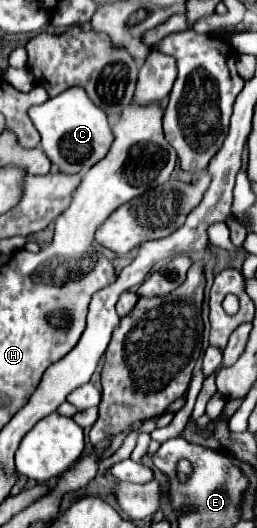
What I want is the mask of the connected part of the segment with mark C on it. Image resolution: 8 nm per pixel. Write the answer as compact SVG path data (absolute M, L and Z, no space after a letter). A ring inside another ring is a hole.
M70 87L62 95L56 95L42 105L30 107L28 115L42 137L42 149L46 157L54 165L58 165L62 173L88 171L94 163L104 159L106 153L110 151L114 133L108 123L108 117L102 109L90 103L82 87Z

